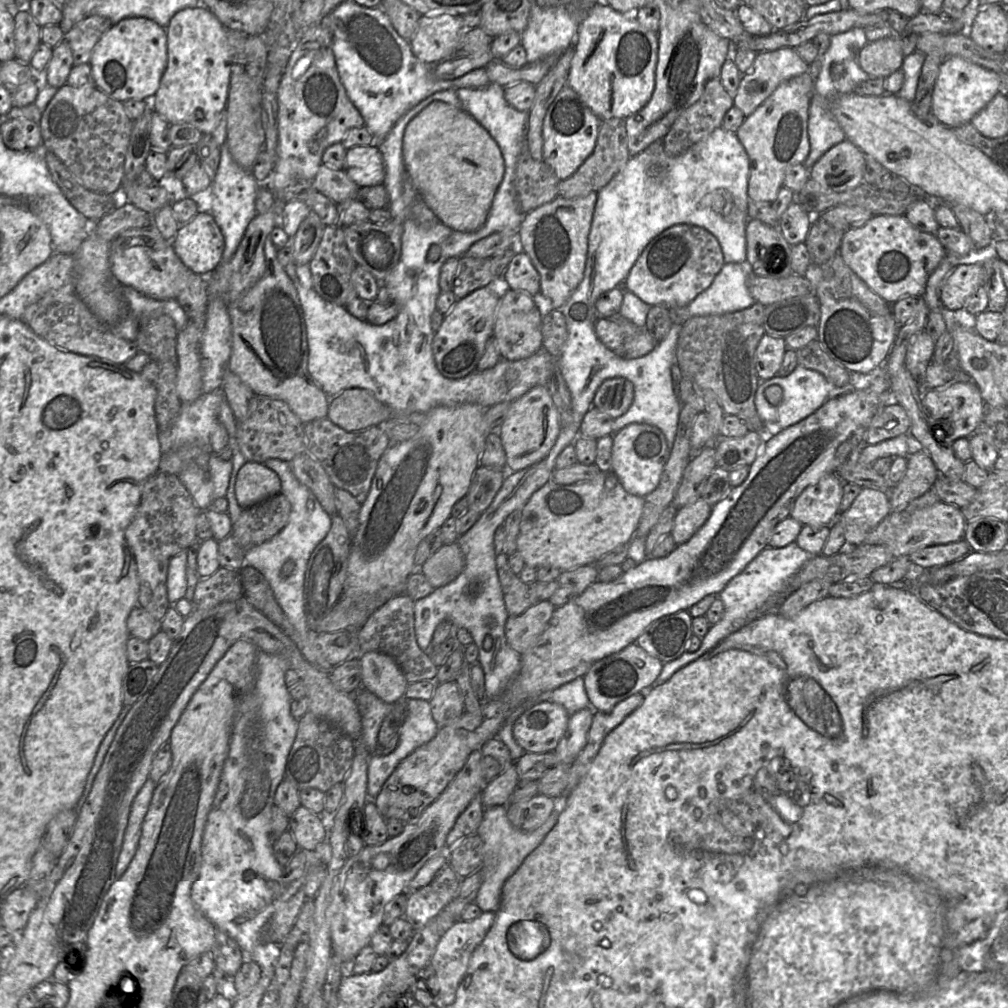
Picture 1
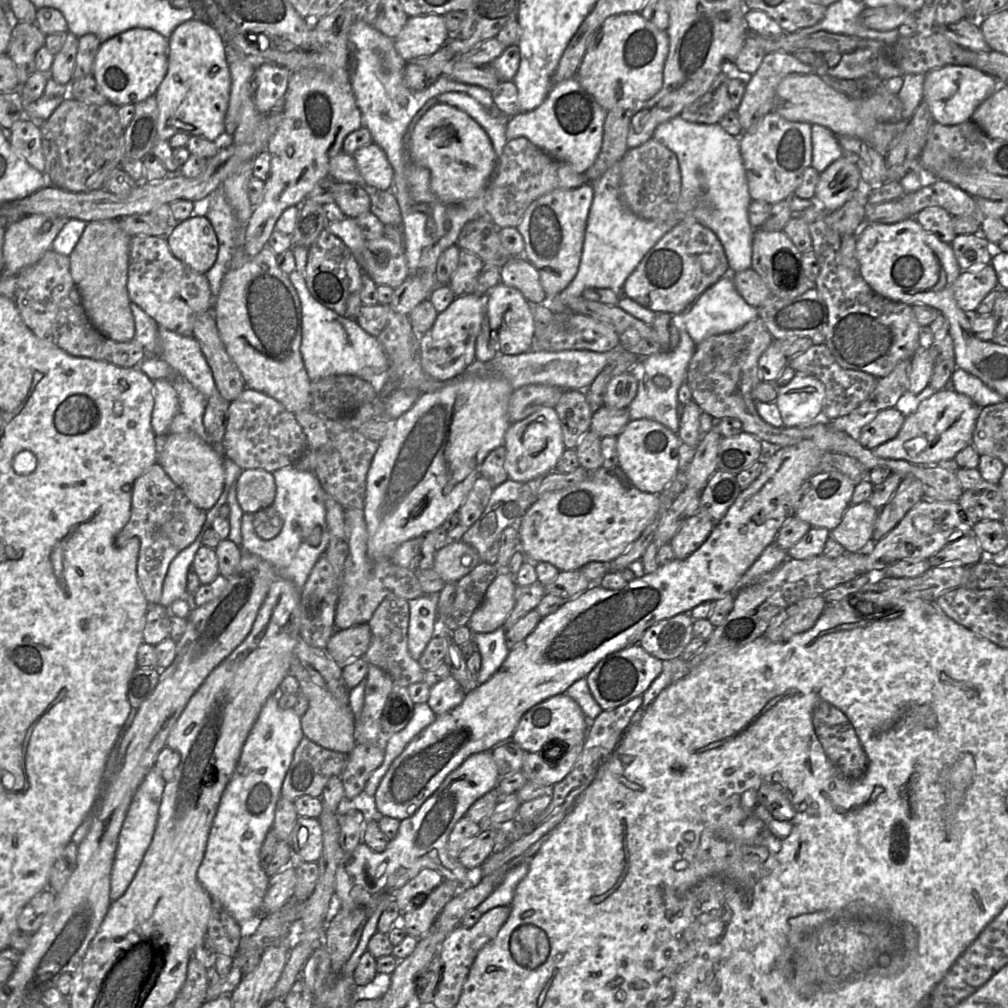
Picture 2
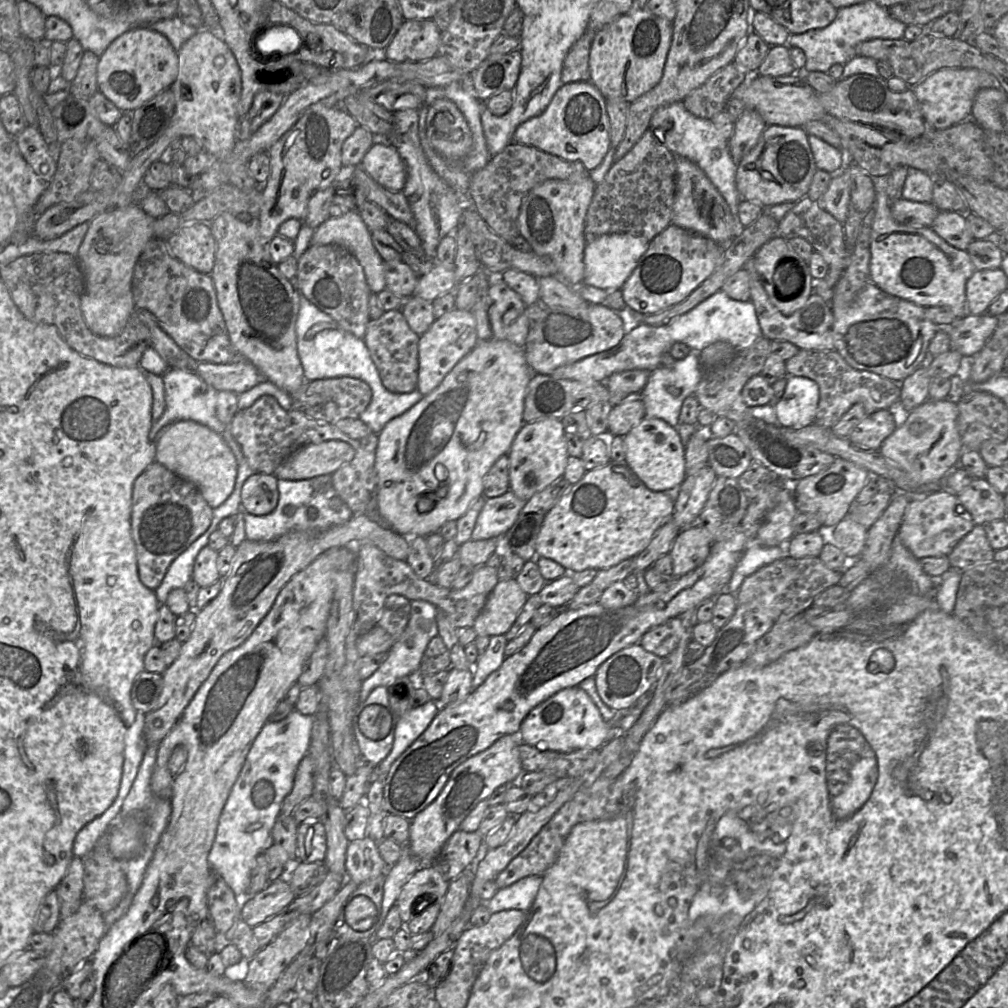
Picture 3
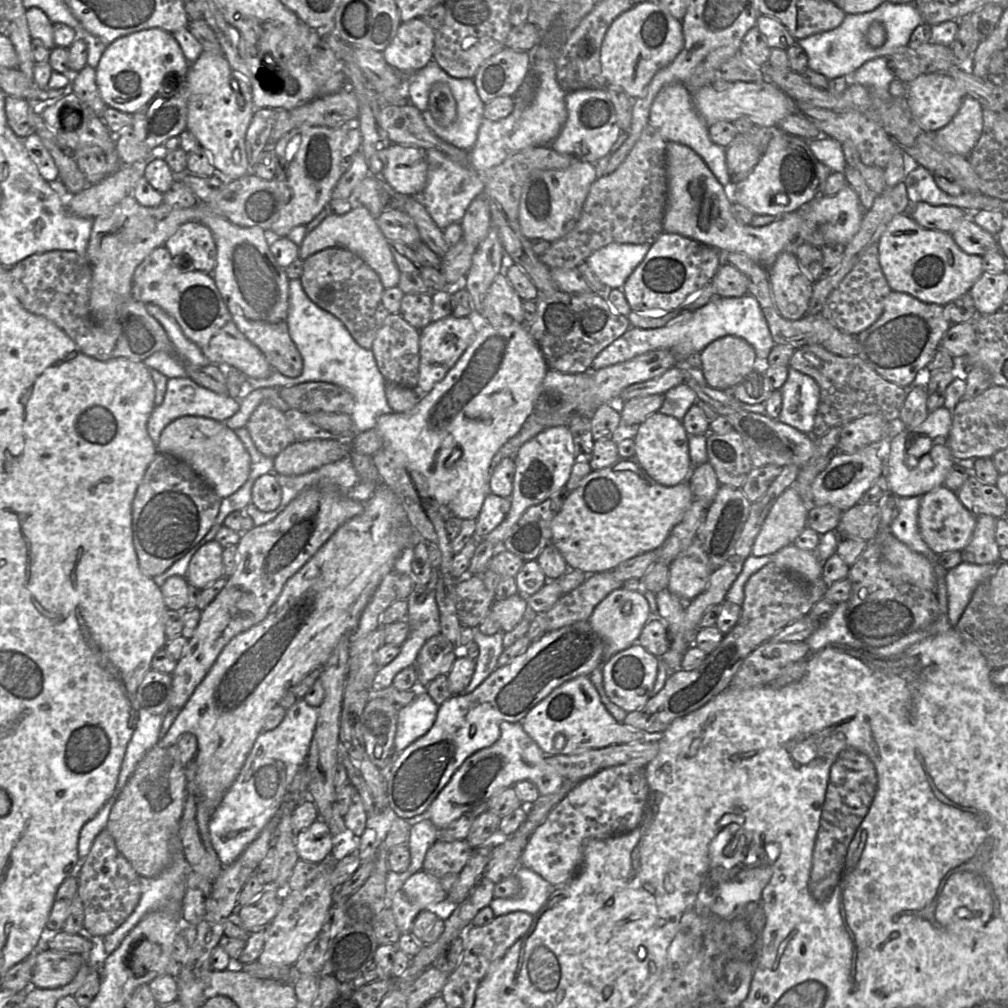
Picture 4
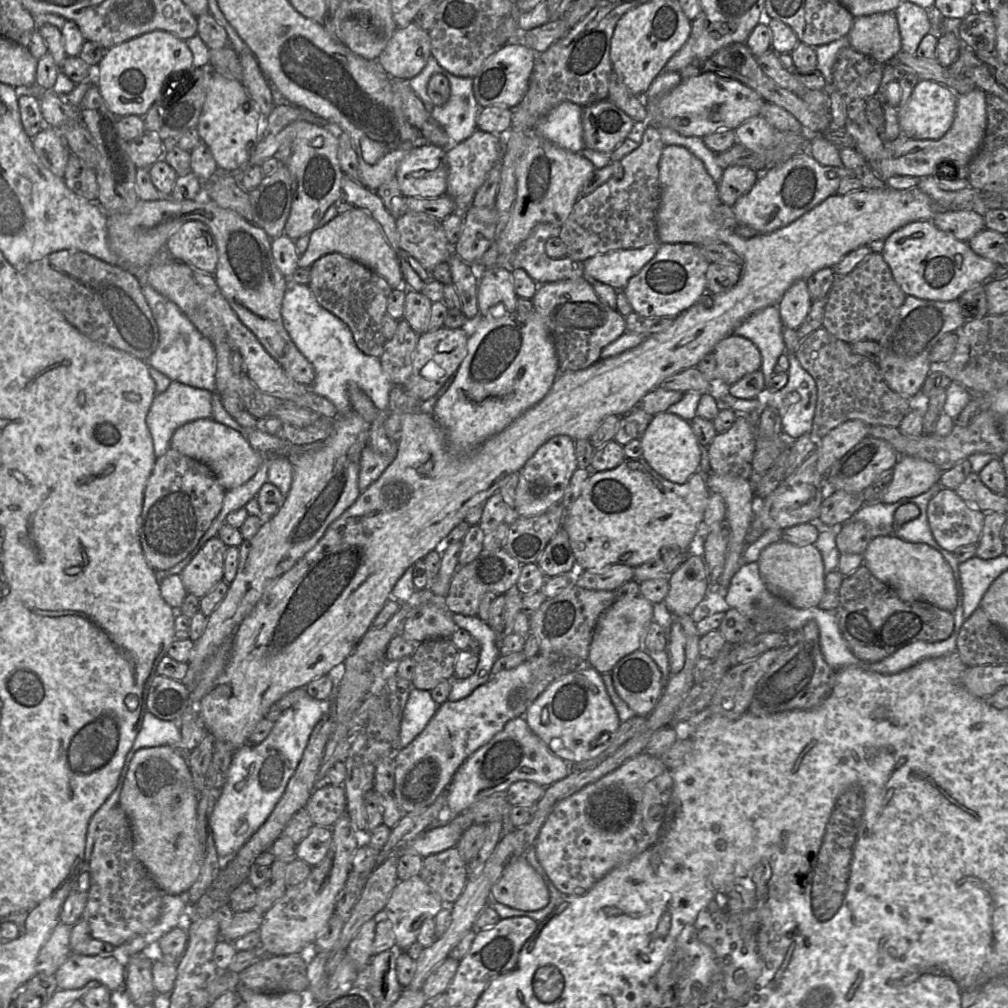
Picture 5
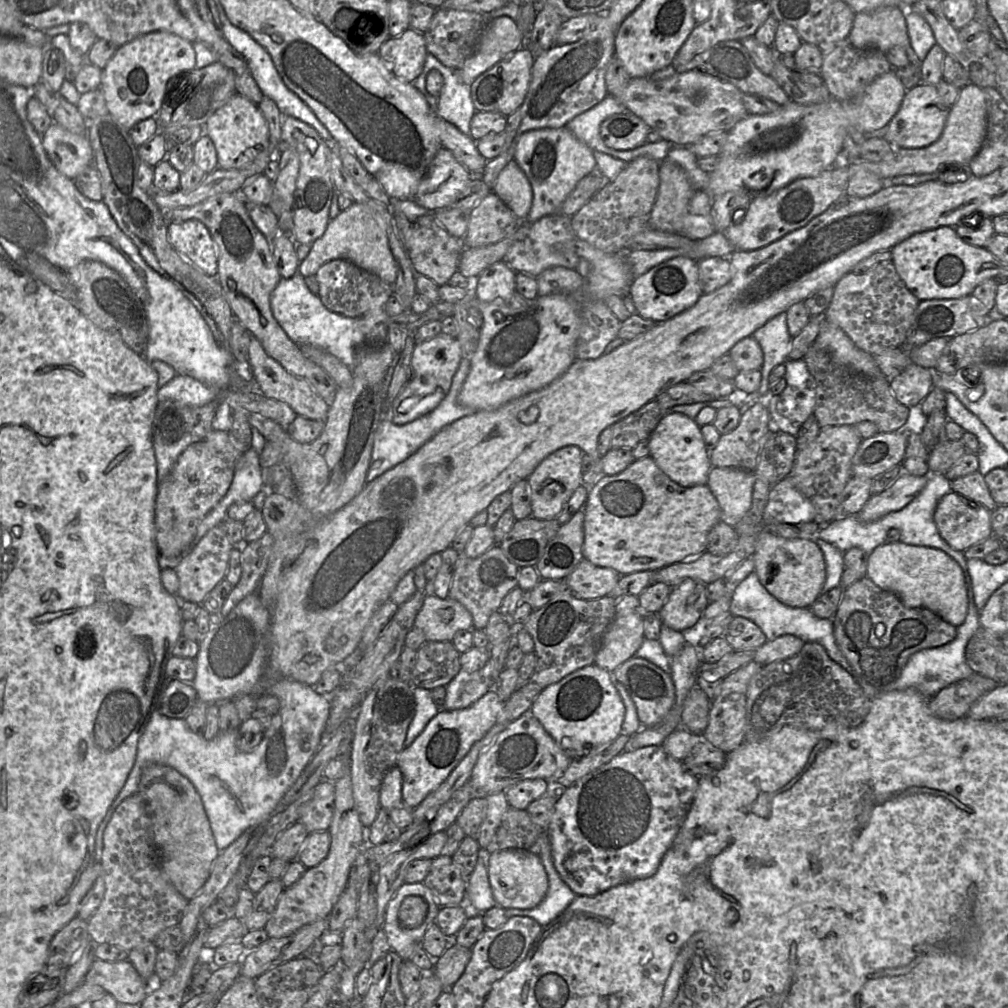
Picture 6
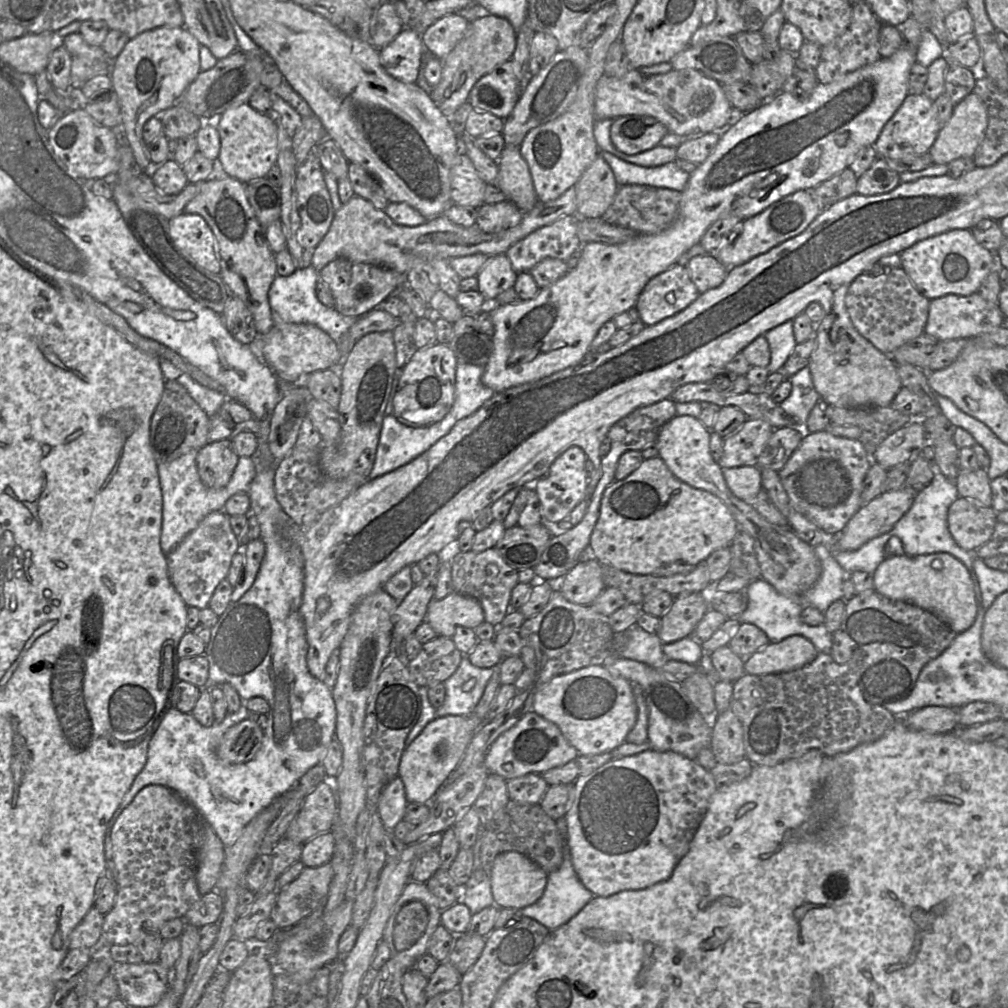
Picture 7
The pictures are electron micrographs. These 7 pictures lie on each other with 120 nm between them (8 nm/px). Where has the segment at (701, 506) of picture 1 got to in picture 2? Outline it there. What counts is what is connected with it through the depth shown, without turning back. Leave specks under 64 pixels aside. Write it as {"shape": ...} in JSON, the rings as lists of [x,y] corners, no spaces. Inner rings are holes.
{"shape":[[[699,511],[688,518],[670,541],[674,558],[683,560],[690,556],[705,542],[713,527],[713,521]]]}

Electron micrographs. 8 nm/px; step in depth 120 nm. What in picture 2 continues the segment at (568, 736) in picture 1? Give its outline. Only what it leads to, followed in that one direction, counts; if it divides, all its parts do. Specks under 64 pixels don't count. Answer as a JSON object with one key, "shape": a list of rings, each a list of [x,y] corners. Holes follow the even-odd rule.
{"shape":[[[584,743],[566,747],[564,754],[555,746],[545,752],[527,752],[522,771],[528,782],[554,786],[572,770],[583,747]]]}

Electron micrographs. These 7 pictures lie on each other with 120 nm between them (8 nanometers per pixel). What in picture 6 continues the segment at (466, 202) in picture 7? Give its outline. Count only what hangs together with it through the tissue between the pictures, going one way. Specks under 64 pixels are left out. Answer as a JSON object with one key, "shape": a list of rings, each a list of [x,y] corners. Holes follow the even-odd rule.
{"shape":[[[442,147],[419,184],[413,200],[430,213],[450,208],[472,178],[473,175],[453,153]]]}

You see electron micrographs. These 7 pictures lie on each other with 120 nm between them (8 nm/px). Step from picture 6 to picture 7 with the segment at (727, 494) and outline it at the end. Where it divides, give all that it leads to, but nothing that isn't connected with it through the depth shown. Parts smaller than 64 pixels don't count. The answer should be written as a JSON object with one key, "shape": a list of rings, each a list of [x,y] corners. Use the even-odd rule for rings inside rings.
{"shape":[[[758,466],[726,468],[722,471],[728,488],[745,502],[753,502],[762,490],[761,471]]]}

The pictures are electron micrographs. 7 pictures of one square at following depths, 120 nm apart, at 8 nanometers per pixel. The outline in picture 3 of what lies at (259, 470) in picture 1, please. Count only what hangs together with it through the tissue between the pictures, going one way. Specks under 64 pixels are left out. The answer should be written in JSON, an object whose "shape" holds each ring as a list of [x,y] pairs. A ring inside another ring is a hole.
{"shape":[[[254,473],[241,489],[241,508],[252,515],[271,513],[277,506],[279,491],[274,474]]]}

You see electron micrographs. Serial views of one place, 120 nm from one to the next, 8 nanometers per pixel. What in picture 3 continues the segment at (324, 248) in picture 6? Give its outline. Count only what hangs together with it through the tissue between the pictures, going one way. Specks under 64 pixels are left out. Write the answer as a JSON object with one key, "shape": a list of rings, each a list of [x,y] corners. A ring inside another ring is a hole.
{"shape":[[[348,211],[337,218],[328,218],[315,229],[311,245],[328,244],[343,246],[357,258],[372,293],[378,294],[386,288],[385,261],[375,249],[371,231],[357,211]]]}

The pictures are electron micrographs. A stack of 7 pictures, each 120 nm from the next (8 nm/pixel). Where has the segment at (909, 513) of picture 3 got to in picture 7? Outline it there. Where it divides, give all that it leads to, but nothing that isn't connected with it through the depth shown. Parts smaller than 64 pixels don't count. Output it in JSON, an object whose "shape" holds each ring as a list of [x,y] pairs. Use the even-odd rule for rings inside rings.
{"shape":[[[958,497],[948,509],[948,528],[955,542],[973,552],[992,539],[997,512],[975,501]]]}

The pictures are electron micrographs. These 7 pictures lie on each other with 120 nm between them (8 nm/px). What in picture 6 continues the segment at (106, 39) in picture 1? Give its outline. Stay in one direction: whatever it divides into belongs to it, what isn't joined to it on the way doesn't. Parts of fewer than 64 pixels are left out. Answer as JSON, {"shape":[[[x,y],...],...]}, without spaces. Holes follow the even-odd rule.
{"shape":[[[153,31],[117,48],[102,69],[100,89],[112,117],[129,130],[137,122],[152,117],[160,110],[171,78],[196,68],[193,42],[169,31]]]}

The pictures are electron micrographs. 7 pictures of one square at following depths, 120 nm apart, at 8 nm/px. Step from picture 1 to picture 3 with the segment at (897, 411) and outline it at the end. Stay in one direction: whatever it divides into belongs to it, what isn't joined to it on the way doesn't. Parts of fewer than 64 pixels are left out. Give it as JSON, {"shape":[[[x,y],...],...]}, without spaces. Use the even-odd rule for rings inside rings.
{"shape":[[[887,409],[868,415],[848,436],[850,443],[862,450],[879,451],[882,443],[896,430],[896,422]]]}

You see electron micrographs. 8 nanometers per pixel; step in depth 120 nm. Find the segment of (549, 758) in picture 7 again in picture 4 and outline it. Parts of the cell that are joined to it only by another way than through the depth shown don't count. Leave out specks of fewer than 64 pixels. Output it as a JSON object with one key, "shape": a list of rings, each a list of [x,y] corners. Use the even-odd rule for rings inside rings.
{"shape":[[[504,721],[500,724],[500,731],[500,737],[493,745],[475,752],[464,760],[423,814],[438,829],[447,827],[477,805],[519,781],[532,781],[541,796],[552,794],[562,787],[564,778],[547,763],[547,755],[525,732],[521,722]]]}

